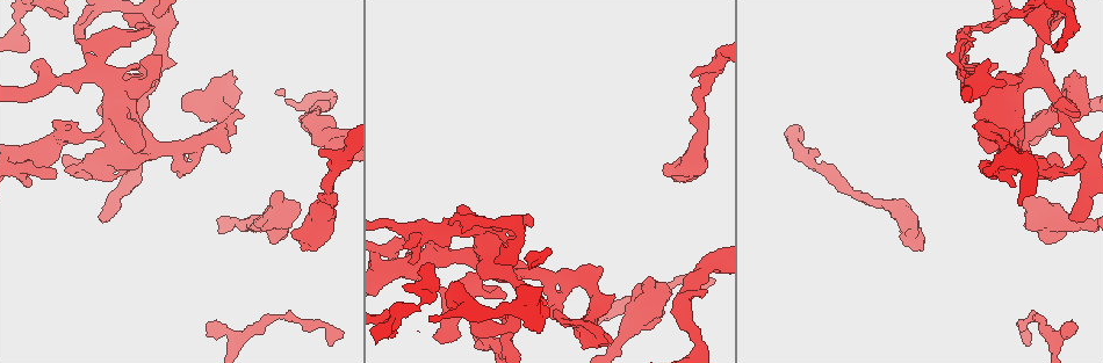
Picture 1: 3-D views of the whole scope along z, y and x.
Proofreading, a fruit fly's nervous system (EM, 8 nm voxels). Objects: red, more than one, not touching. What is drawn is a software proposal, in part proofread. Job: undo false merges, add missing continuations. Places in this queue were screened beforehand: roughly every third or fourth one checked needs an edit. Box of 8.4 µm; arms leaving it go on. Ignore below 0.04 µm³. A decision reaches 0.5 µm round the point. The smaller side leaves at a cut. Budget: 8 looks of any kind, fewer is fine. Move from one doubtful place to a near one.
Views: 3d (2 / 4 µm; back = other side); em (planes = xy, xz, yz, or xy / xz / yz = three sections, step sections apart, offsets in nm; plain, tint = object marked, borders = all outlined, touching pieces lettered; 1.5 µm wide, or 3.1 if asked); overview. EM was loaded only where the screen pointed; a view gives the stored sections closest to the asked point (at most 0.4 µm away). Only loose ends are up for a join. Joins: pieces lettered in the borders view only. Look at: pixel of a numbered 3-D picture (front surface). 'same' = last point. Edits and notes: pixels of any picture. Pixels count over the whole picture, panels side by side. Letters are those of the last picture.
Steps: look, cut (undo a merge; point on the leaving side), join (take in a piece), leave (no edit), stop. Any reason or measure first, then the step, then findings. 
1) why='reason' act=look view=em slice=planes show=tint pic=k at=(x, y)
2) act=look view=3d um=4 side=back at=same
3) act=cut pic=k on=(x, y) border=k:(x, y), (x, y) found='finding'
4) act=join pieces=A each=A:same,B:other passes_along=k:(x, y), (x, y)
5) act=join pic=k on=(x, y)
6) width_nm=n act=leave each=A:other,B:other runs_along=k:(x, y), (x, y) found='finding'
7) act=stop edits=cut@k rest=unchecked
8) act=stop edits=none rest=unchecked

why='an open end' act=look view=3d um=2 pic=1 at=(227, 145)

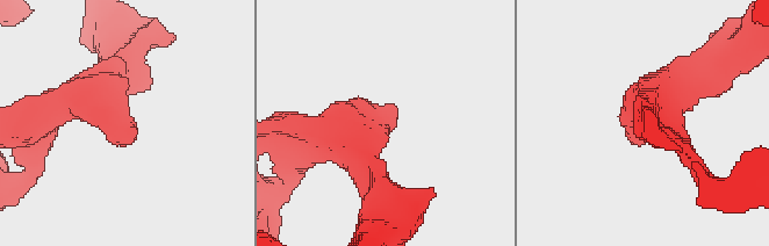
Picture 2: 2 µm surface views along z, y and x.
act=look view=em slice=xz step=4 show=tint pic=2 at=(630, 125)

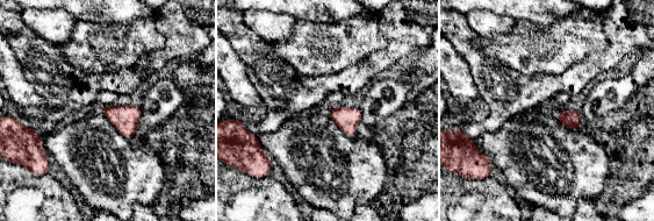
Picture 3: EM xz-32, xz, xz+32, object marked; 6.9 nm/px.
why='cut it another way' act=look view=em slice=planes show=borders at=same

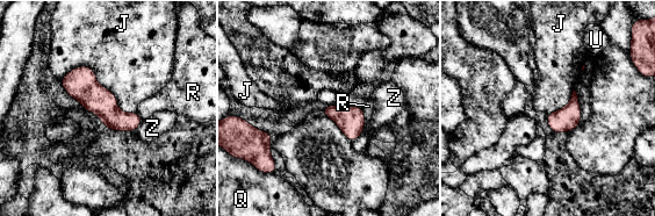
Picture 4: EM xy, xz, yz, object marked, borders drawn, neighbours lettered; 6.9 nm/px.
act=leave each=J:other,Q:other,R:other,U:other,Z:other border=4:(59, 80), (90, 66), (136, 112) found='no lettered piece goes on from it'

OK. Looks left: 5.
why='narrows sharply' act=look view=3d um=2 pic=1 at=(689, 312)

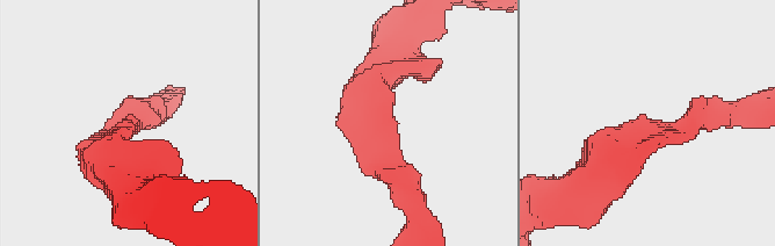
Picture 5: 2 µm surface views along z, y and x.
arm_widths_nm=200,260 why='now the EM' act=look view=em slice=xz step=4 show=tint pic=5 at=(386, 127)

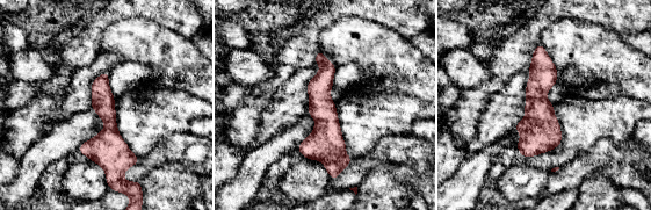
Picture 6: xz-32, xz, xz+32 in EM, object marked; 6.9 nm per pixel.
why='cut it another way' act=look view=em slice=planes show=borders at=same

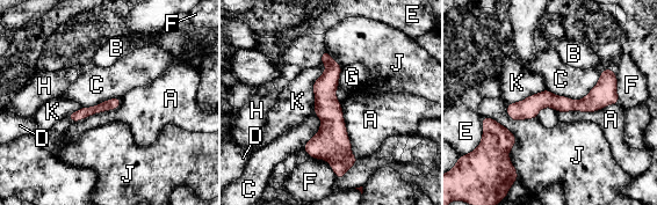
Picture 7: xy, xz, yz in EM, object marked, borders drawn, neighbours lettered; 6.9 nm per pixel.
longest_contact=J:480nm act=leave each=A:other,B:other,C:other,D:other,E:other,F:other,G:other,H:other,J:other,K:other runs_along=7:(325, 53), (332, 144), (343, 170) found='all the same neuron'

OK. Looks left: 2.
act=stop edits=none rest=unchecked

